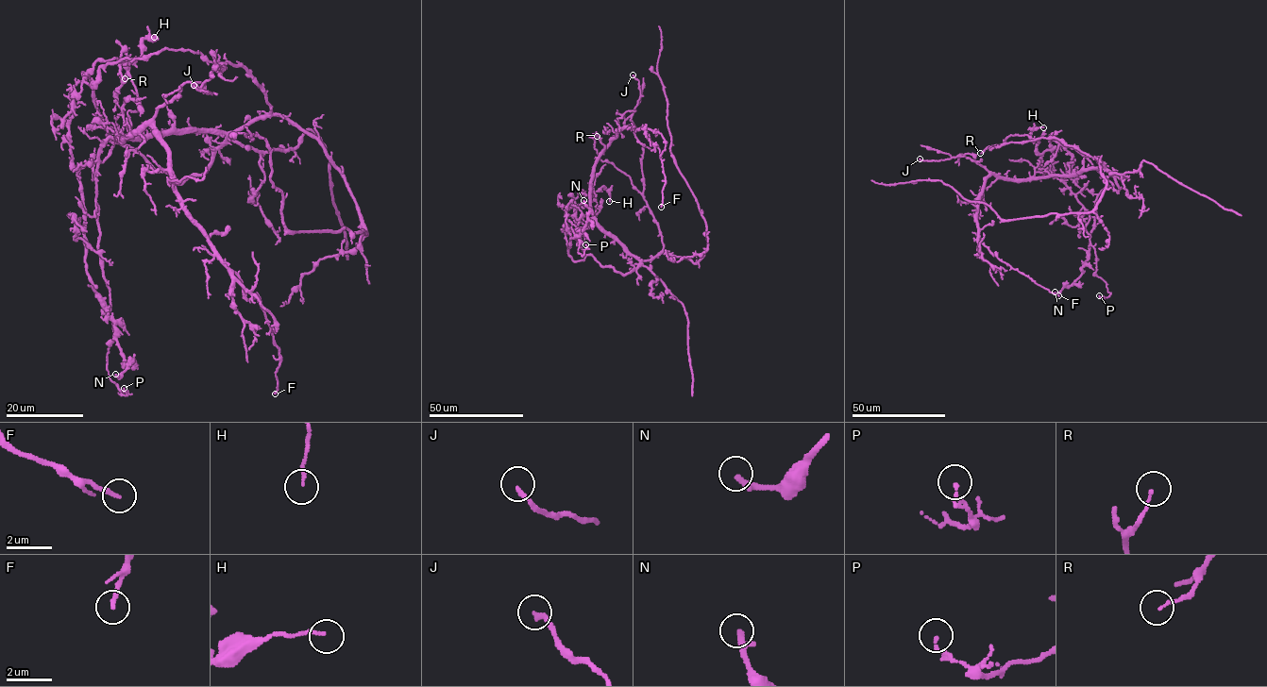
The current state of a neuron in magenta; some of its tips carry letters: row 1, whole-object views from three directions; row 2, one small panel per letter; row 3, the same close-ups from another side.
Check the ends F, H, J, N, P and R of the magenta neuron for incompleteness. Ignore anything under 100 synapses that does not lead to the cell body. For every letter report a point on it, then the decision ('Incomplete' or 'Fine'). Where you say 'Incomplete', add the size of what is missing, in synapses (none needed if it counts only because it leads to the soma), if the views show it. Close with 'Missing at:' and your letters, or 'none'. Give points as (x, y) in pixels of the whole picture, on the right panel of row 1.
F: Place: (1058, 295). Fine
H: Place: (1043, 127). Fine
J: Place: (920, 159). Fine
N: Place: (1055, 292). Fine
P: Place: (1099, 295). Fine
R: Place: (980, 153). Fine
Missing at: none

